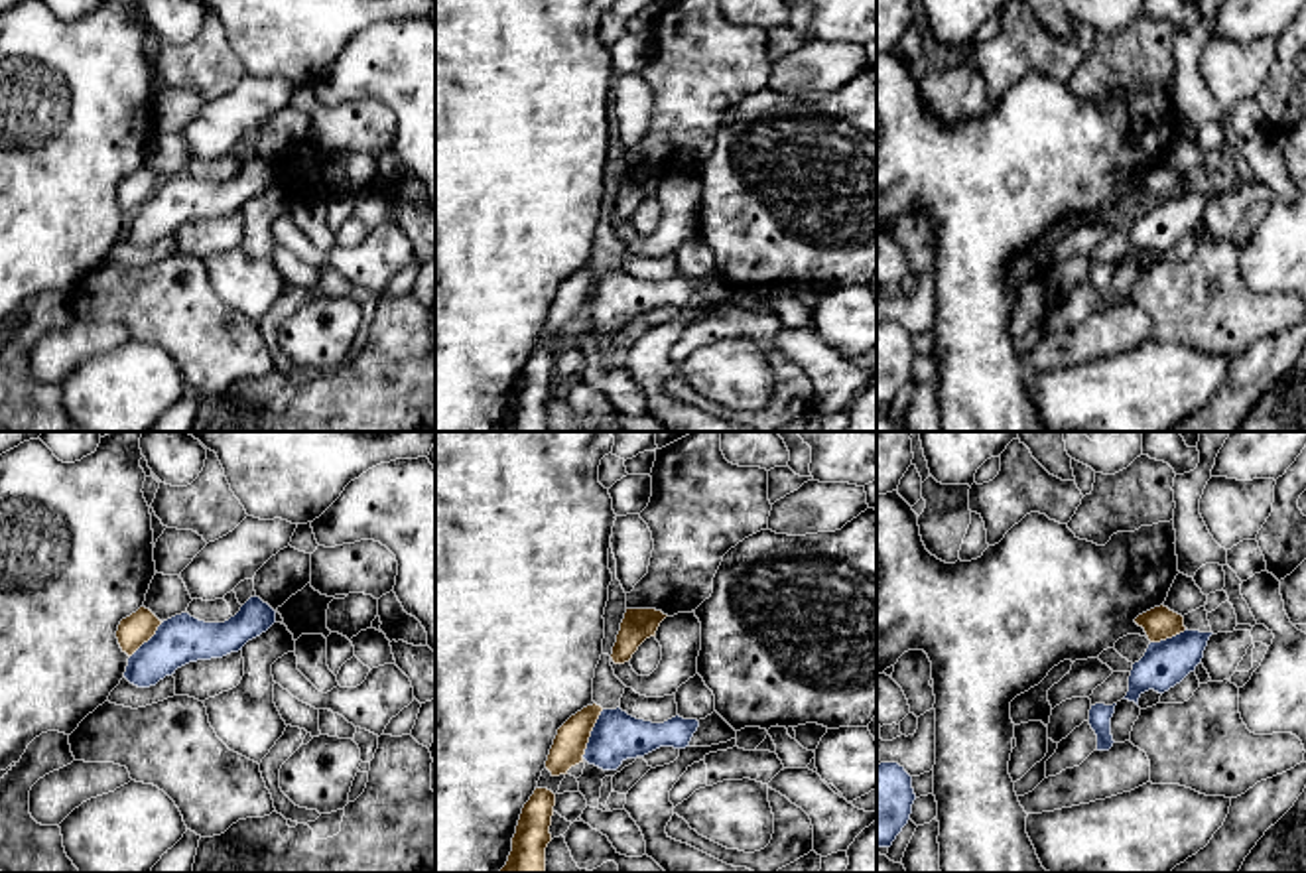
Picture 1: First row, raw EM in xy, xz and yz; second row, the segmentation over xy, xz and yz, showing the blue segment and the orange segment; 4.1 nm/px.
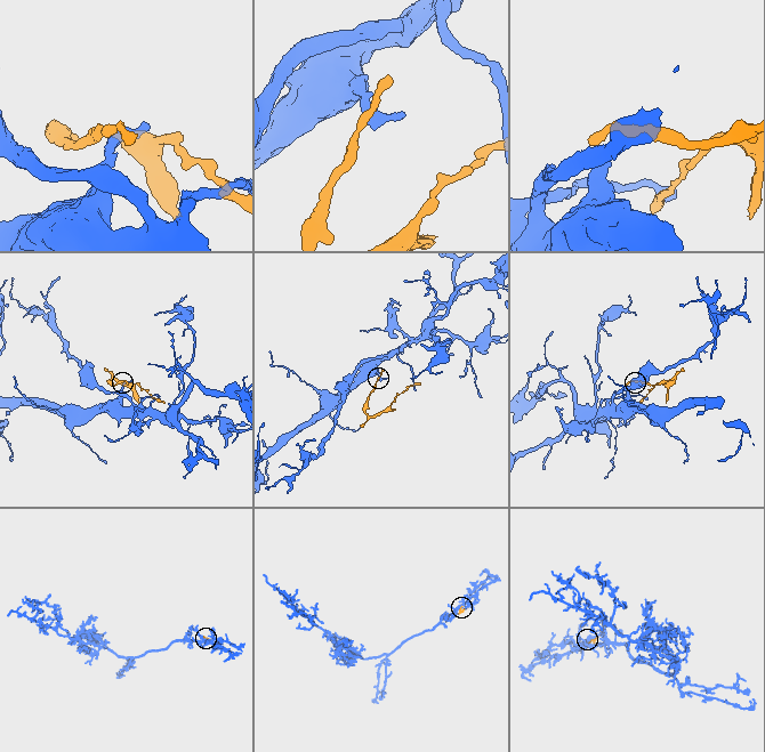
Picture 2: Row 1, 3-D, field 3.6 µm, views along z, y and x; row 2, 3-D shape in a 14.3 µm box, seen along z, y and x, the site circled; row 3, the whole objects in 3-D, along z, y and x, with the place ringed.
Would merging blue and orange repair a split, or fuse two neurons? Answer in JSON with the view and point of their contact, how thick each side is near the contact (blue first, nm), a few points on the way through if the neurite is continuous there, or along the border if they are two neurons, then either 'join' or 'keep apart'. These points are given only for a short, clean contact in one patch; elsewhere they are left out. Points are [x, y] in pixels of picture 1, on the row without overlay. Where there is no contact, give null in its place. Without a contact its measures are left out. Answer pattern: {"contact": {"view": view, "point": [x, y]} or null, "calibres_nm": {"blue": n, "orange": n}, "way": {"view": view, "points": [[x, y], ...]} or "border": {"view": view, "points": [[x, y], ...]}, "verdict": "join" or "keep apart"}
{"contact": {"view": "xz", "point": [591, 292]}, "calibres_nm": {"blue": 200, "orange": 140}, "verdict": "keep apart"}

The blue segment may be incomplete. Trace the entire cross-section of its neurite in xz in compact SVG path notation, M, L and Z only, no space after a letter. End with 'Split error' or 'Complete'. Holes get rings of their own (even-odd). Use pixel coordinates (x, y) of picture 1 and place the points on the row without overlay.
M603 268L583 317L603 329L617 329L626 317L644 315L660 305L686 307L697 290L697 278L680 274L652 282L617 268Z. Complete

